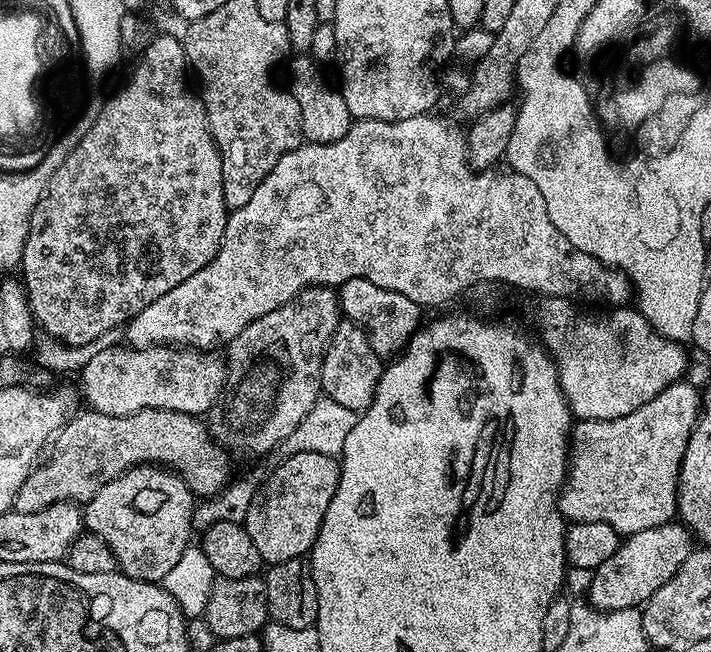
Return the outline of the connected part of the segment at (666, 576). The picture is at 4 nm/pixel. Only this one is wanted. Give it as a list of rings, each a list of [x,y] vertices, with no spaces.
[[[669,522],[621,539],[620,549],[591,573],[587,603],[601,612],[643,605],[644,601],[651,598],[666,582],[670,582],[674,574],[678,574],[682,562],[686,562],[692,551],[694,537],[679,522]]]

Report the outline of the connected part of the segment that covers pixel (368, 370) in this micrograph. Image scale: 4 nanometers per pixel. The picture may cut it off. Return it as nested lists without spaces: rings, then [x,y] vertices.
[[[341,319],[340,325],[324,351],[324,361],[320,371],[320,386],[323,395],[329,400],[338,402],[338,406],[346,406],[346,410],[356,413],[365,412],[372,404],[376,387],[380,381],[382,358],[374,354],[364,331],[352,320]]]

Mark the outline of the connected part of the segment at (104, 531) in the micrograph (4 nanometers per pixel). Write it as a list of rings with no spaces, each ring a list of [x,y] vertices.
[[[139,464],[86,501],[82,508],[84,528],[114,550],[117,569],[125,576],[160,584],[182,558],[182,550],[190,546],[192,500],[194,494],[181,476],[154,464]]]

